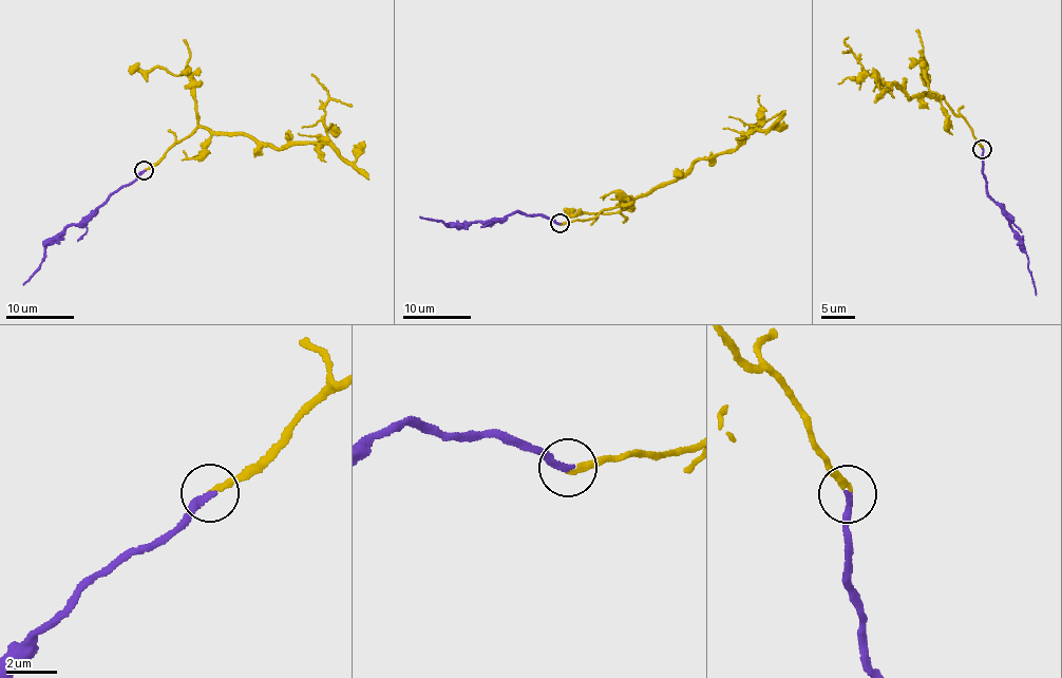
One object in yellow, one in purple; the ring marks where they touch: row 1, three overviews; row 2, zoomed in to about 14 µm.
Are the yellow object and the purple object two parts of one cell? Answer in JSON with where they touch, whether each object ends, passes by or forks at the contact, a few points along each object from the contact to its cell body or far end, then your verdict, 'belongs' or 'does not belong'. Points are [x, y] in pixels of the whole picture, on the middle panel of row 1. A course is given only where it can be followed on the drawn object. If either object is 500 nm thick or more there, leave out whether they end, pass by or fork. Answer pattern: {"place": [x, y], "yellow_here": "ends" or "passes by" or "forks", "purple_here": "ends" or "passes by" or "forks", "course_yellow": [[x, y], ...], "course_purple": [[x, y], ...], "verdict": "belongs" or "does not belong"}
{"place": [560, 223], "yellow_here": "ends", "purple_here": "ends", "course_yellow": [[558, 224], [631, 205], [639, 196], [684, 176], [698, 159], [733, 152], [752, 128], [760, 125], [746, 132]], "course_purple": [[558, 224], [519, 211], [462, 225], [448, 225], [443, 221], [419, 217]], "verdict": "belongs"}

